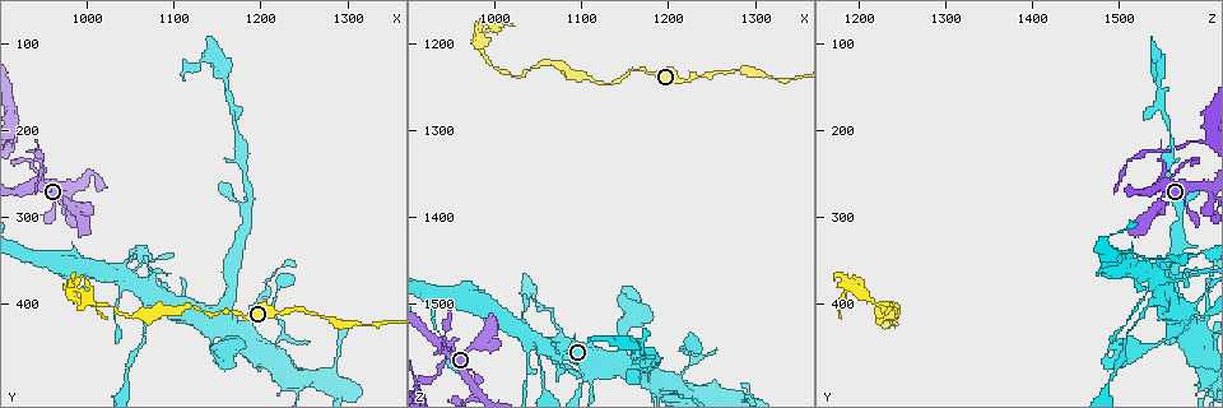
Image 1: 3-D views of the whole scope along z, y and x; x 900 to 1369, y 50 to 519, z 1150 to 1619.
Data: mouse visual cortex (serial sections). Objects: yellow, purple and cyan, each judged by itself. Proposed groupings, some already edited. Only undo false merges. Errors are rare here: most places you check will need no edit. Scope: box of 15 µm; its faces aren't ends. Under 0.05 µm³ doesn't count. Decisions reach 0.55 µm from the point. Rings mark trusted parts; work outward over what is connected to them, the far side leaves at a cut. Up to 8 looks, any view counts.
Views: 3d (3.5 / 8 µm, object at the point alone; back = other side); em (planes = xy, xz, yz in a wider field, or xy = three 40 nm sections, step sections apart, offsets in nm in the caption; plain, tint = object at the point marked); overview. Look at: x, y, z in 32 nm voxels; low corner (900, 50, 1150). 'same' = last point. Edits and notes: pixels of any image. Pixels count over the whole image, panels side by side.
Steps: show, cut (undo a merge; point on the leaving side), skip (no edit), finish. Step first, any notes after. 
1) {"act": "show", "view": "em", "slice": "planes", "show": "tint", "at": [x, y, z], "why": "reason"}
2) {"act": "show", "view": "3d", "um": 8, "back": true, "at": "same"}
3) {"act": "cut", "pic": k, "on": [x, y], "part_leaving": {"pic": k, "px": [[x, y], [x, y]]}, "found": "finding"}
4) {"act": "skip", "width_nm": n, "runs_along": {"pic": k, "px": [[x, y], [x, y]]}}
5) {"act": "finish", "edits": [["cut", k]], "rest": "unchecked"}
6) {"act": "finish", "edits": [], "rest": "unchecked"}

{"act": "show", "view": "3d", "um": 8, "at": [1075, 410, 1525], "why": "sudden change in width"}

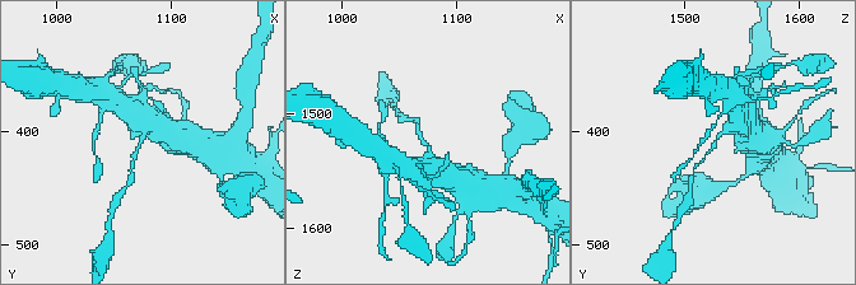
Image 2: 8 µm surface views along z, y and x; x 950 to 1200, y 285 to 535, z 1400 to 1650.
{"act": "show", "view": "em", "slice": "xy", "step": 2, "show": "tint", "at": [1078, 406, 1532], "arm_widths_nm": [100, 600], "why": "now the EM"}

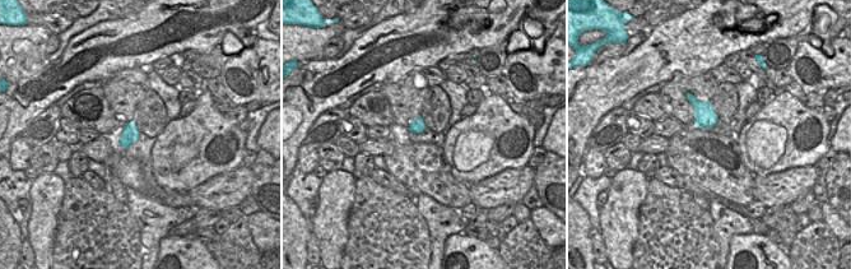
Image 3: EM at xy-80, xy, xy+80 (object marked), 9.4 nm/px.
{"act": "skip", "width_nm": 130, "runs_along": {"pic": 2, "px": [[744, 124], [720, 134], [698, 166]]}, "found": "one cell here"}

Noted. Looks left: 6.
{"act": "show", "view": "3d", "um": 8, "at": [1175, 215, 1560], "why": "thick turns thin"}

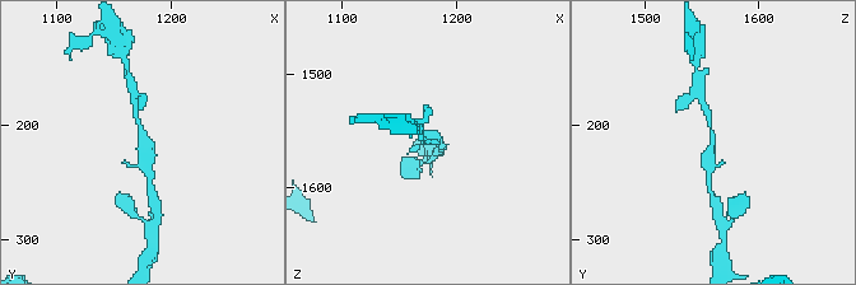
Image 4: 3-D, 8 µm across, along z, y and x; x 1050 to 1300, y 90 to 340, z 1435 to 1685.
{"act": "show", "view": "em", "slice": "xy", "step": 2, "show": "tint", "at": [1174, 216, 1558], "arm_widths_nm": [150, 250]}

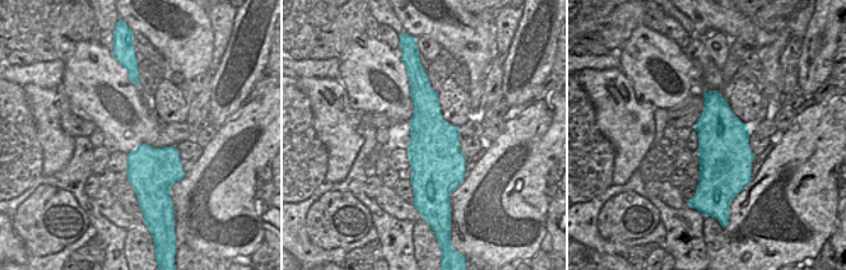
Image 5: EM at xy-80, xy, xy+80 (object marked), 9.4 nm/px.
{"act": "skip", "runs_along": {"pic": 4, "px": [[149, 178], [135, 108]]}, "found": "one cell here"}

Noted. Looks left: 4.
{"act": "show", "view": "3d", "um": 8, "back": true, "at": [1040, 360, 1540], "why": "sharp bend"}

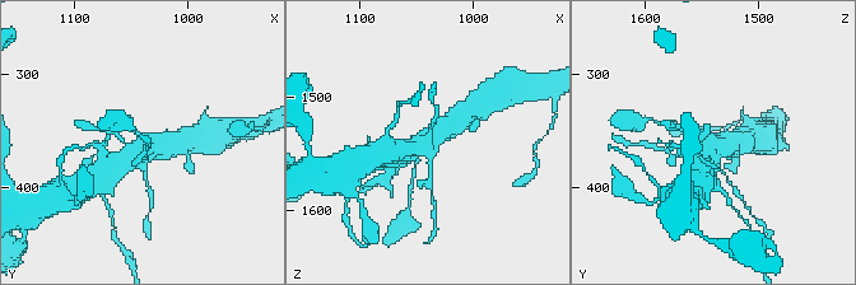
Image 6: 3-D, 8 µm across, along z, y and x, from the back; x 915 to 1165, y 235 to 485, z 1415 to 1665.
{"act": "show", "view": "3d", "um": 3.5, "at": [1042, 362, 1544]}

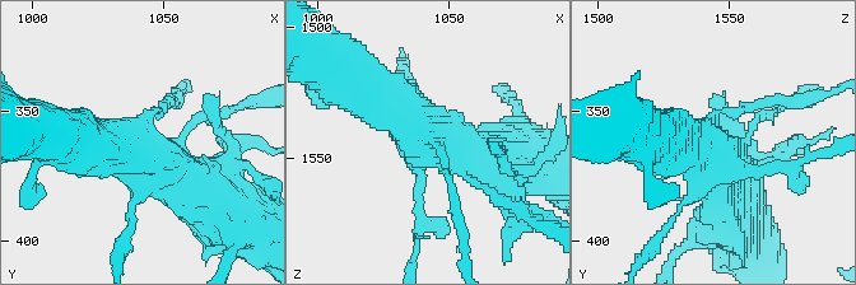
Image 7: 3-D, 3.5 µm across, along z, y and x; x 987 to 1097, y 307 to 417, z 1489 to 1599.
{"act": "show", "view": "em", "slice": "planes", "show": "tint", "at": [1042, 360, 1543]}

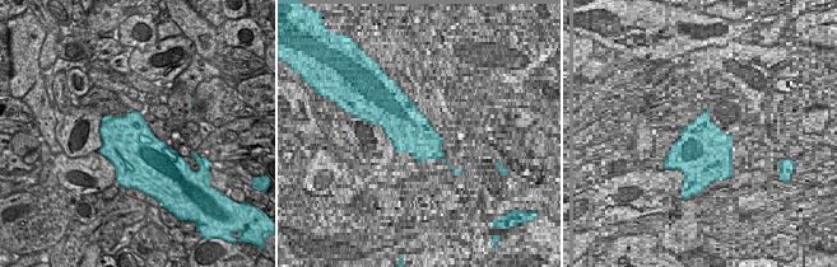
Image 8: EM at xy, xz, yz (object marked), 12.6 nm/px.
{"act": "skip", "runs_along": {"pic": 7, "px": [[224, 214], [177, 172], [87, 144]]}, "found": "one cell here"}

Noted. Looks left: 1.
{"act": "finish", "edits": [], "rest": "unchecked"}

